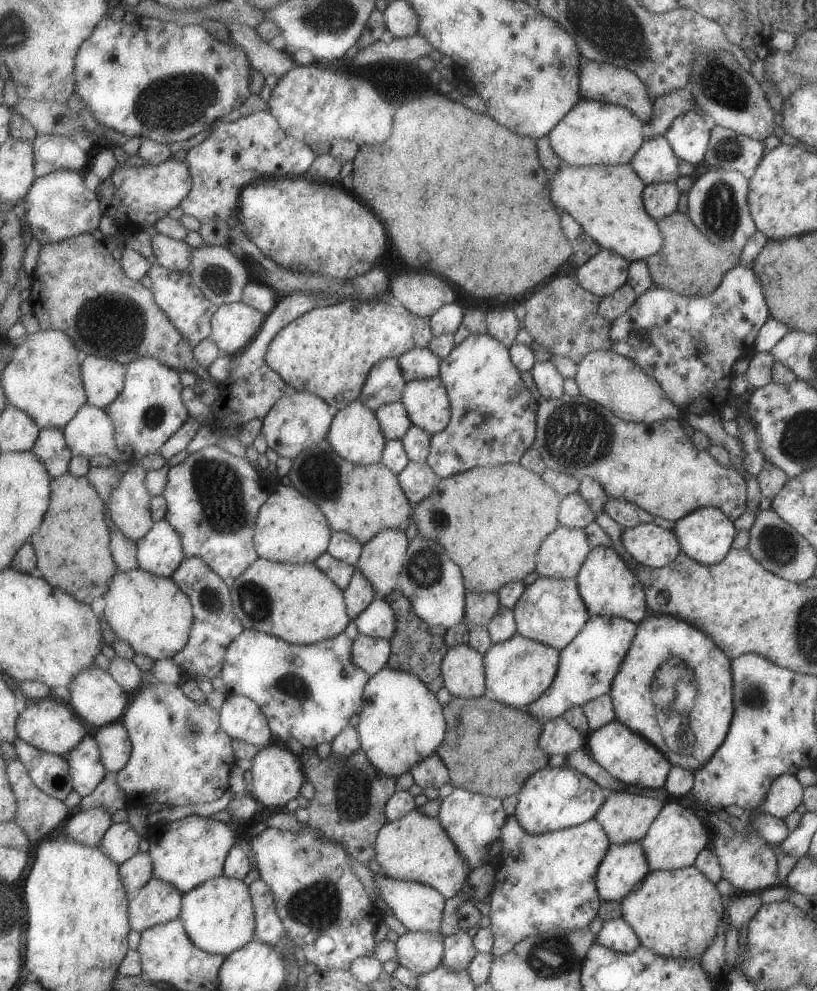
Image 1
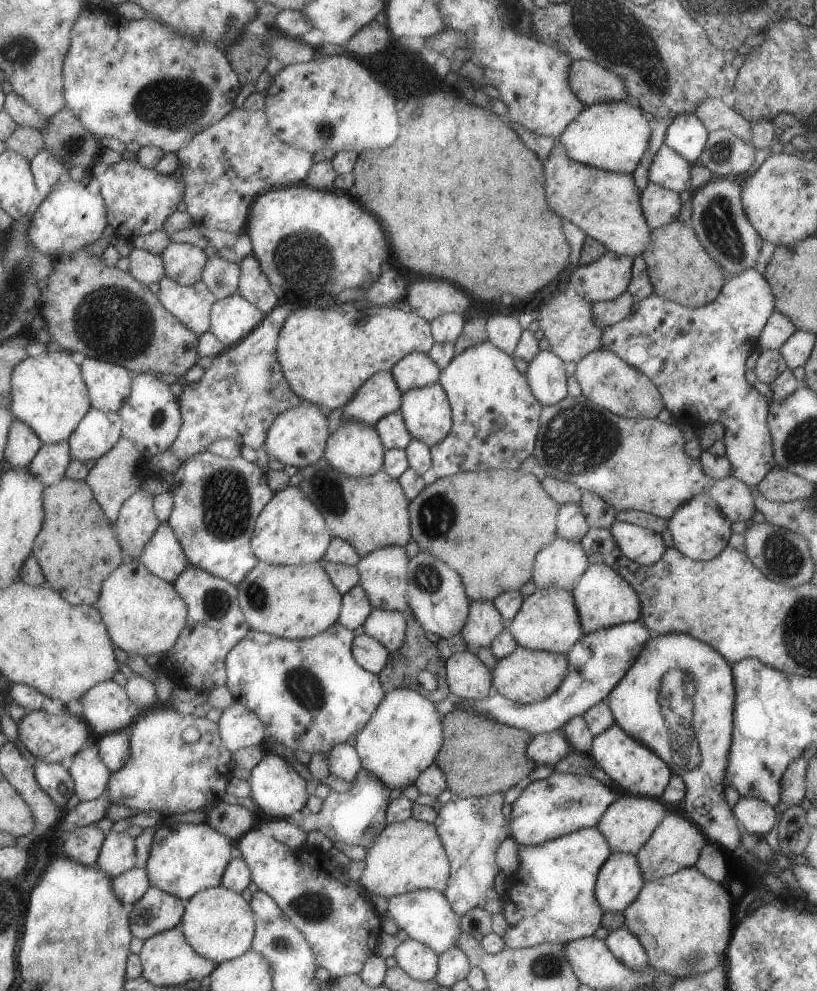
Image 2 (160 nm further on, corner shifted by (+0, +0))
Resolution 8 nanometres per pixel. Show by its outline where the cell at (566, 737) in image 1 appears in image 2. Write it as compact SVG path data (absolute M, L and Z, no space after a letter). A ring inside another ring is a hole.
M560 730L534 736L526 744L525 754L536 765L552 764L571 752L572 748Z

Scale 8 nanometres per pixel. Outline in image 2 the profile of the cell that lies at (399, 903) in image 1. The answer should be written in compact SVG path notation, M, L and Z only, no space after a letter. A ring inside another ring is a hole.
M417 889L392 896L388 898L385 915L391 917L395 925L401 928L409 939L427 945L437 956L451 947L457 947L456 942L460 937L459 916L453 912L447 899L436 890Z

